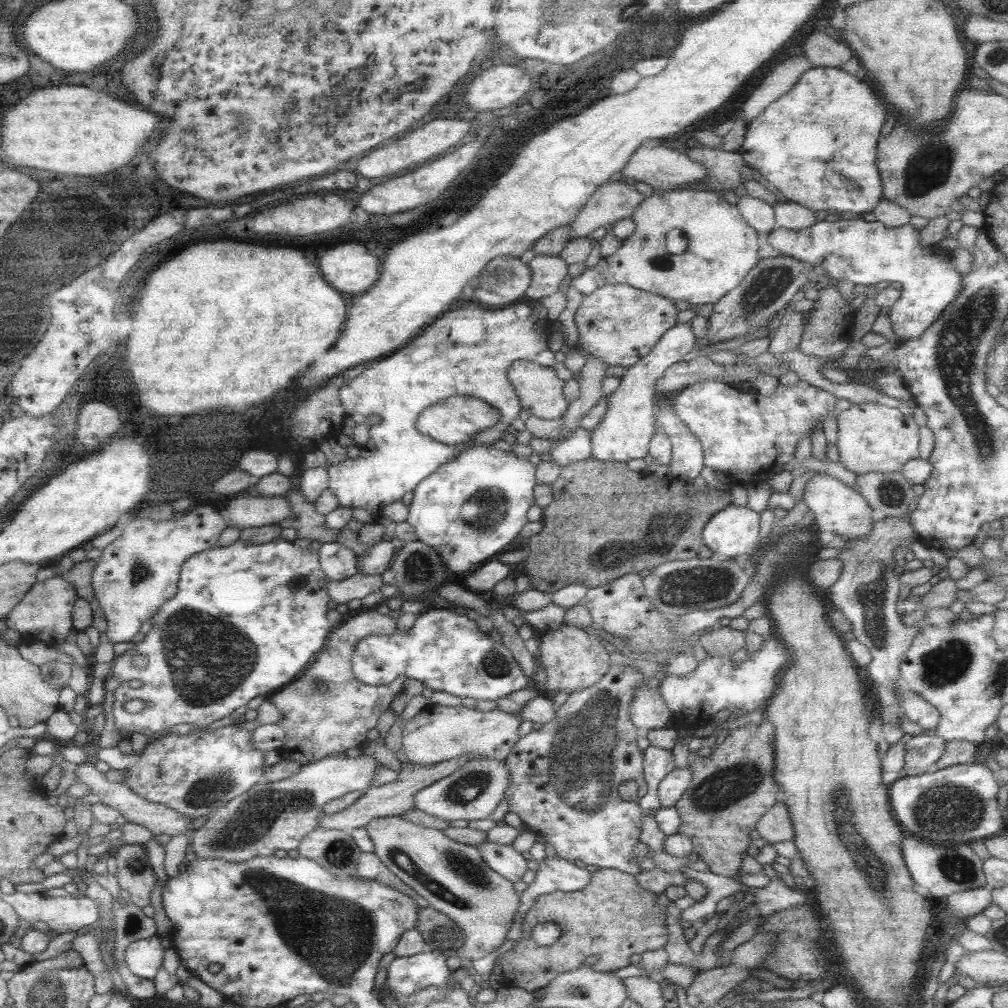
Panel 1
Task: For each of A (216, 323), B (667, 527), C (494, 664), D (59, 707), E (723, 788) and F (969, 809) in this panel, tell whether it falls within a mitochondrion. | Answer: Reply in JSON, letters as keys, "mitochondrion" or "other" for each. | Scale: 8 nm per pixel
{"A":"other","B":"mitochondrion","C":"mitochondrion","D":"other","E":"mitochondrion","F":"mitochondrion"}

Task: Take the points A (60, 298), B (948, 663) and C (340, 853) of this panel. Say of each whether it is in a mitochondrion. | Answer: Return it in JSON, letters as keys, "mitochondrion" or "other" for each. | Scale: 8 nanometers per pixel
{"A":"mitochondrion","B":"mitochondrion","C":"mitochondrion"}

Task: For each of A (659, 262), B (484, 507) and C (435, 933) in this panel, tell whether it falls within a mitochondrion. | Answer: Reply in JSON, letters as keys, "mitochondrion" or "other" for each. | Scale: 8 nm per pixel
{"A":"mitochondrion","B":"mitochondrion","C":"mitochondrion"}

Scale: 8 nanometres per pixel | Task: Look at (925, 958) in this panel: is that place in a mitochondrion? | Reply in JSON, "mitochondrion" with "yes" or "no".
{"mitochondrion":"no"}

